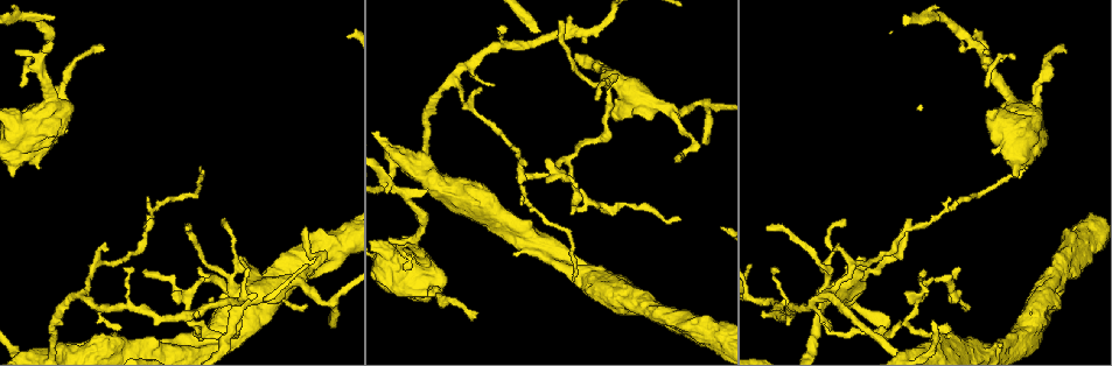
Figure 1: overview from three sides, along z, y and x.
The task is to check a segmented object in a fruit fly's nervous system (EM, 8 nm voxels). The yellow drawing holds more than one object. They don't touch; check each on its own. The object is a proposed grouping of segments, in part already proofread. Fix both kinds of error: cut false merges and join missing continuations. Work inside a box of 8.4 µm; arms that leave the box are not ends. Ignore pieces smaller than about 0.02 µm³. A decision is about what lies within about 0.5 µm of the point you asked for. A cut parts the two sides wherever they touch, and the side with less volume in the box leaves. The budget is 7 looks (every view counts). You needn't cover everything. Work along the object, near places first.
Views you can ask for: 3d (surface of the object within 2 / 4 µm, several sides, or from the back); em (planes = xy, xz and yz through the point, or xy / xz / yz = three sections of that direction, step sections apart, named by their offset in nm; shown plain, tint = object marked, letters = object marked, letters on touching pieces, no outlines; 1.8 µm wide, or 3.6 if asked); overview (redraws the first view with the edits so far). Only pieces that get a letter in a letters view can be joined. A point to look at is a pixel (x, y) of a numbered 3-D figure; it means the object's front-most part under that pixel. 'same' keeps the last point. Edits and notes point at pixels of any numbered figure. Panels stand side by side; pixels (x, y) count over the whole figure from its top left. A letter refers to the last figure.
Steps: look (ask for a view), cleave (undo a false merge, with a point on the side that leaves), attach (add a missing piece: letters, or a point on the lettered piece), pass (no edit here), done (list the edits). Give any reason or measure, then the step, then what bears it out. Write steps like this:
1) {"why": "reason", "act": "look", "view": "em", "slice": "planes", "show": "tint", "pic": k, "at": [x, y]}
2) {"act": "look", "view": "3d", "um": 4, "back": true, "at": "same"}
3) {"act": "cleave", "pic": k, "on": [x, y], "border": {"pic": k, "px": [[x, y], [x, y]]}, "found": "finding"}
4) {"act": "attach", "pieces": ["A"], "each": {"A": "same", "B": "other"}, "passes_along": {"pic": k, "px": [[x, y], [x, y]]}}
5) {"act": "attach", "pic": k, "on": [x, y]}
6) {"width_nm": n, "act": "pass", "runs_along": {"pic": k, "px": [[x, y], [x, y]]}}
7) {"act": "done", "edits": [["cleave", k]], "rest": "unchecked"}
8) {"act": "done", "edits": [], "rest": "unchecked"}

{"why": "tapers out", "act": "look", "view": "3d", "um": 2, "pic": 1, "at": [706, 141]}

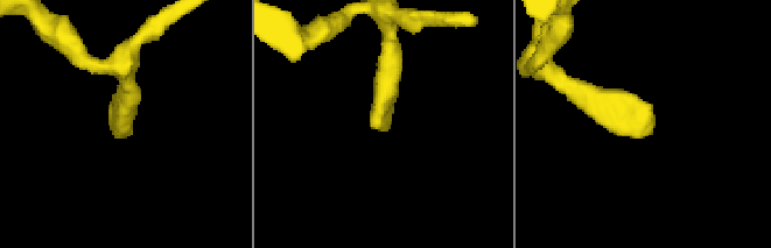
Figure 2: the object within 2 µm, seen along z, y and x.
{"why": "shape alone is not enough", "act": "look", "view": "em", "slice": "planes", "show": "letters", "pic": 2, "at": [388, 124]}

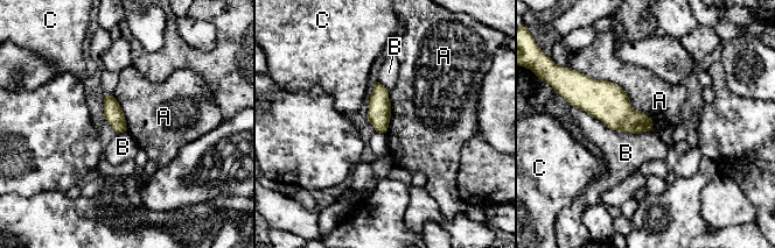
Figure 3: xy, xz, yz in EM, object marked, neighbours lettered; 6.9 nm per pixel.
{"act": "pass", "each": {"A": "other", "B": "other", "C": "other"}, "border": {"pic": 3, "px": [[585, 75], [614, 82], [653, 122]]}, "found": "no lettered piece goes on from it"}

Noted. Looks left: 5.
{"why": "branch stops here", "act": "look", "view": "em", "slice": "planes", "show": "plain", "pic": 1, "at": [960, 307]}

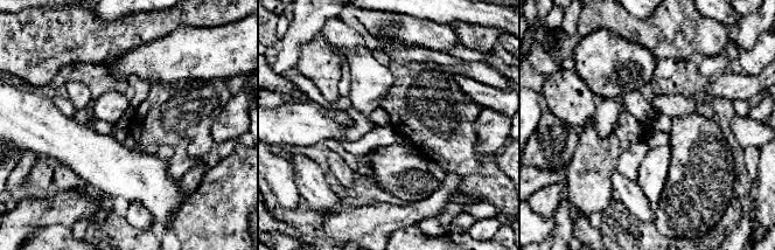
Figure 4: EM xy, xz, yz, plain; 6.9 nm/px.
{"why": "see the neighbours", "act": "look", "view": "em", "slice": "planes", "show": "letters", "at": "same"}

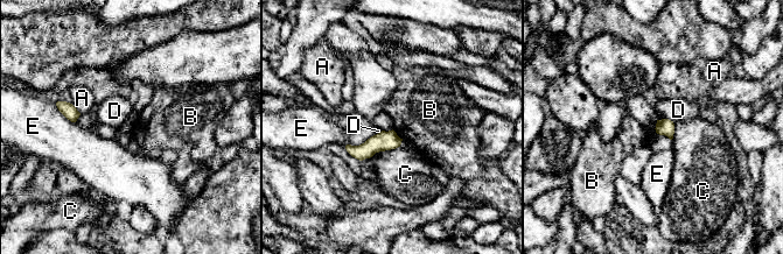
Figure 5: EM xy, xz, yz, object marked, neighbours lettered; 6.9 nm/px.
{"act": "pass", "each": {"A": "other", "B": "other", "C": "other", "D": "other", "E": "other"}, "runs_along": {"pic": 5, "px": [[398, 141], [349, 148]]}, "found": "no lettered piece goes on from it"}

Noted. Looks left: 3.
{"why": "small branch off a trunk", "act": "look", "view": "3d", "um": 4, "pic": 1, "at": [237, 320]}

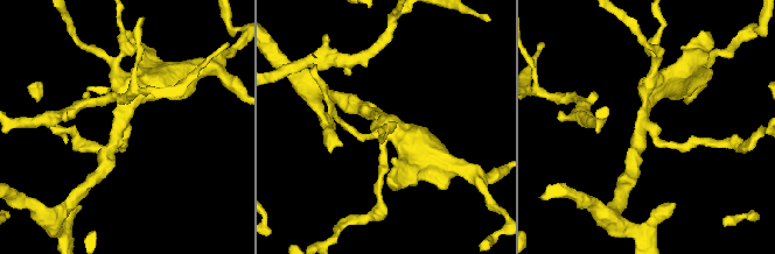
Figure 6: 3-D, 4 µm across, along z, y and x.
{"arms": 3, "act": "look", "view": "em", "slice": "planes", "show": "plain", "pic": 6, "at": [644, 124]}

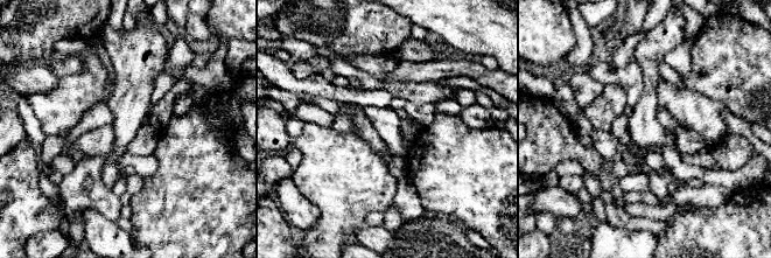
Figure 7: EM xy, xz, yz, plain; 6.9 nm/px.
{"act": "look", "view": "em", "slice": "planes", "show": "letters", "at": "same"}

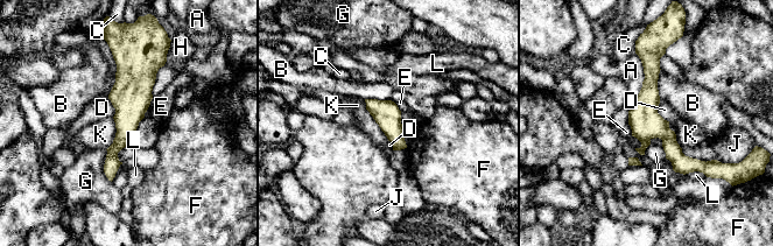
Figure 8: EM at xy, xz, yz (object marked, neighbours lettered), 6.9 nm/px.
{"longest_contact_nm": ["A", 320], "act": "pass", "each": {"A": "other", "B": "other", "C": "other", "D": "other", "E": "other", "F": "other", "G": "other", "H": "other", "J": "other", "K": "other", "L": "other"}, "border": {"pic": 8, "px": [[364, 100], [365, 109], [388, 140]]}, "found": "one cell here"}

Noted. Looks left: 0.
{"act": "done", "edits": [], "rest": "unchecked"}

